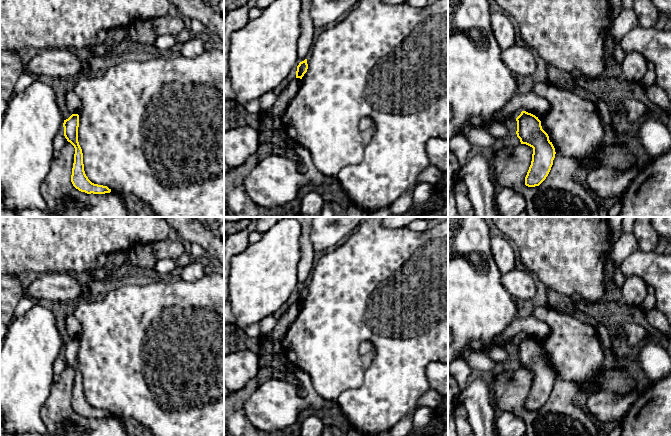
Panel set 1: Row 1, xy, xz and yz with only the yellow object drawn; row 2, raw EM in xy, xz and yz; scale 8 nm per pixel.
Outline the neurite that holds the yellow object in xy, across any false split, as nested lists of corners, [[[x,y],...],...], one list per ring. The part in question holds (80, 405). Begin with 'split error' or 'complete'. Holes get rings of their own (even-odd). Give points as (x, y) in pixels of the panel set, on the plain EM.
complete | [[[72,338],[64,344],[64,360],[75,372],[74,387],[72,392],[71,406],[73,410],[81,416],[87,418],[110,417],[111,413],[107,410],[92,407],[85,398],[83,388],[83,377],[78,366],[79,339]]]

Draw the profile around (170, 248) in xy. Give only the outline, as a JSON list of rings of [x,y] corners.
[[[171,238],[153,243],[152,248],[157,259],[170,258],[176,261],[186,252],[185,246],[181,241]]]

